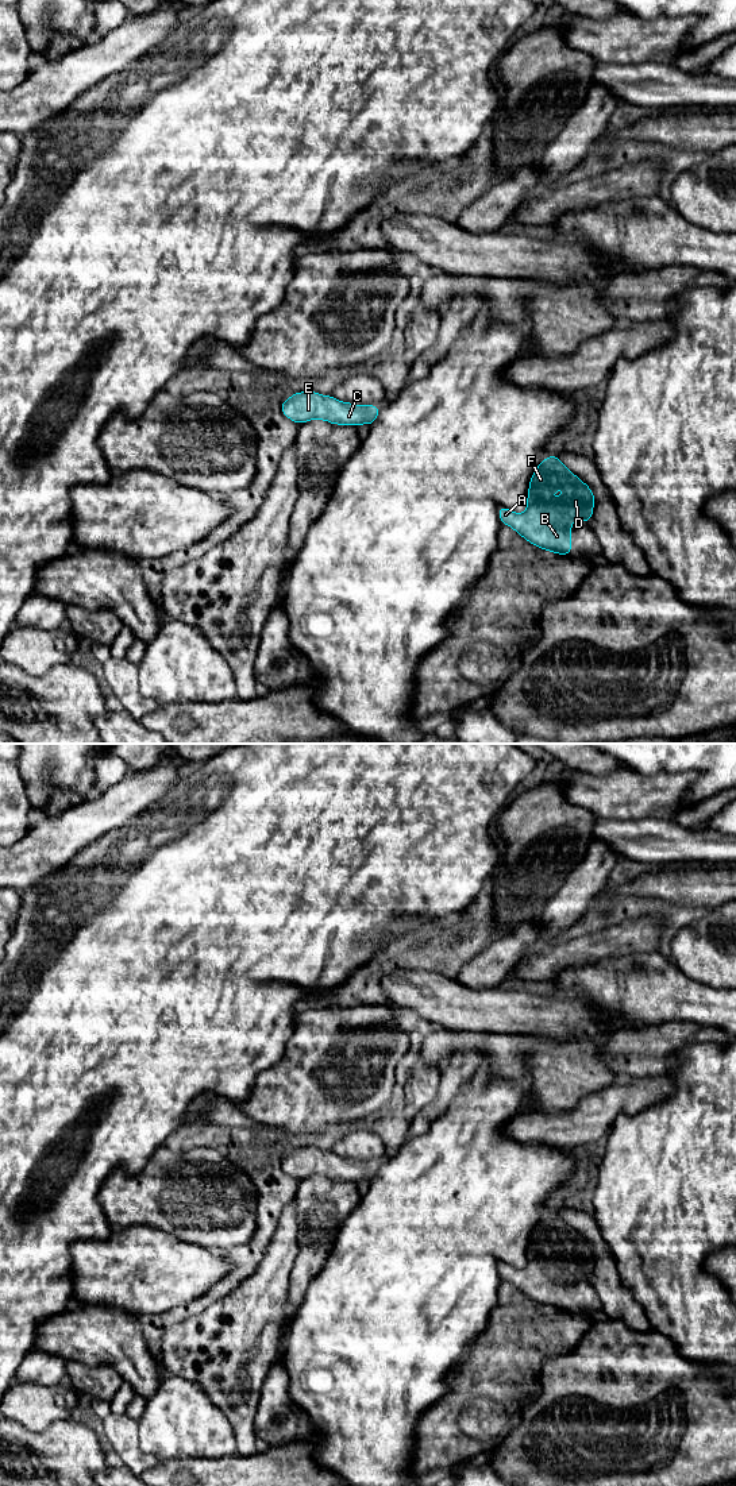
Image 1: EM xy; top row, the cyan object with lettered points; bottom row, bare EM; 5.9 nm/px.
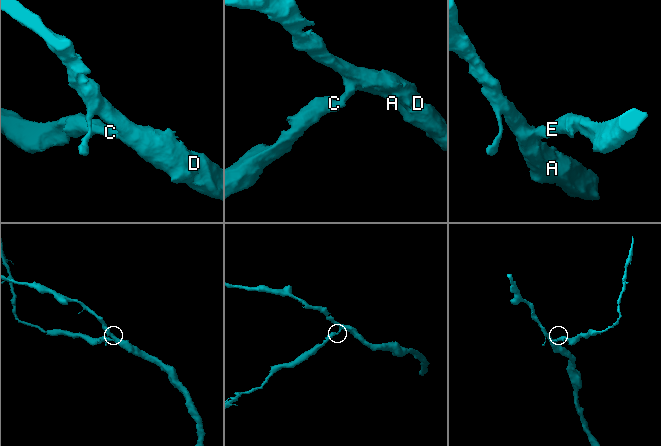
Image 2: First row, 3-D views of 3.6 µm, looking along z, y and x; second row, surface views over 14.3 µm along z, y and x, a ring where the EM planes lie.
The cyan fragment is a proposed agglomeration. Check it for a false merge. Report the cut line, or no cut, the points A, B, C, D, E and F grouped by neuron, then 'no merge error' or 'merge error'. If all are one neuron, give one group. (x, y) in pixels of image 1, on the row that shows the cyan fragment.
no cut | A B C D E F | no merge error

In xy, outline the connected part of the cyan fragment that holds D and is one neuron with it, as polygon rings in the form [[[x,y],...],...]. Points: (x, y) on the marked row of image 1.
[[[556,455],[540,460],[529,479],[527,510],[521,514],[498,506],[501,524],[510,526],[524,540],[535,547],[556,553],[571,556],[571,525],[579,518],[589,524],[594,510],[594,493],[573,474]]]

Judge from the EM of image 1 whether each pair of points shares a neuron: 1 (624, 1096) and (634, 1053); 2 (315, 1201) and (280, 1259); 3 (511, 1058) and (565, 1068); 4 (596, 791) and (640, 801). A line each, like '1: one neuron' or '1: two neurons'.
1: two neurons
2: two neurons
3: one neuron
4: one neuron

